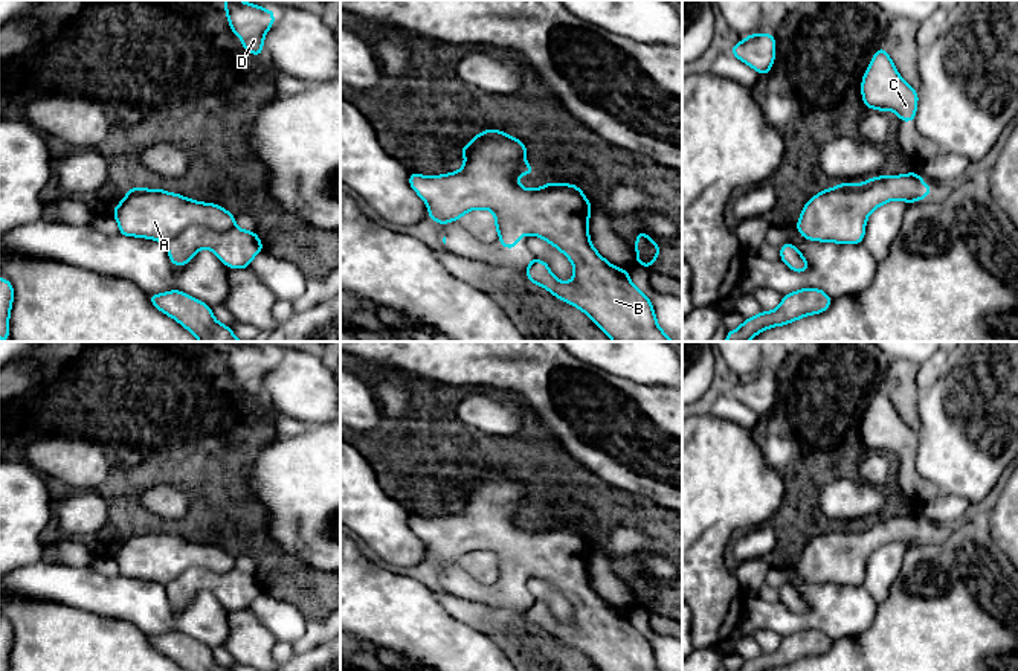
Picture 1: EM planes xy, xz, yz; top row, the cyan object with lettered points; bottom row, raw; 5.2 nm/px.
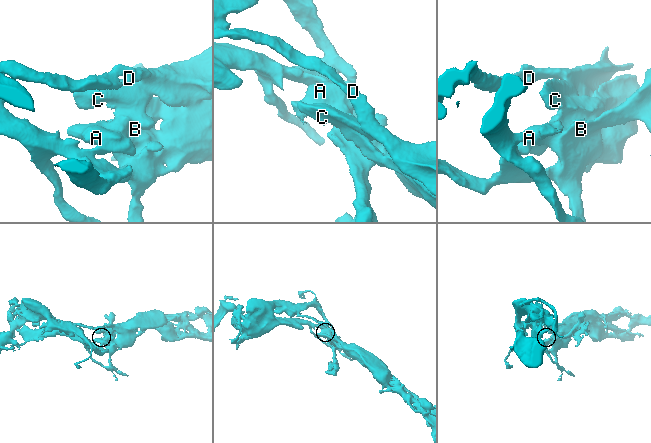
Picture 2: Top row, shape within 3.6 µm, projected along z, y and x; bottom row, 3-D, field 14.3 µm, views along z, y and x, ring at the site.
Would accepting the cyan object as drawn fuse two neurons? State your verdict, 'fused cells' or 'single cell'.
single cell

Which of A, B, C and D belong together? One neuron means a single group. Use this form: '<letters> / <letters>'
A B C D

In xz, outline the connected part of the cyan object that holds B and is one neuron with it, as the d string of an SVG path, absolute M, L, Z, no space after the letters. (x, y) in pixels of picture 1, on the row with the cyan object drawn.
M484 130L459 151L466 162L456 172L433 177L409 172L408 181L424 200L429 220L446 226L461 220L469 210L488 209L495 214L496 232L504 249L514 249L520 236L534 235L559 249L574 265L574 279L563 282L554 278L545 261L528 259L530 282L586 313L614 342L673 342L659 328L649 296L632 284L626 270L612 265L594 249L588 229L592 206L577 185L546 181L543 188L522 188L516 178L536 174L536 168L525 162L525 143L501 130Z

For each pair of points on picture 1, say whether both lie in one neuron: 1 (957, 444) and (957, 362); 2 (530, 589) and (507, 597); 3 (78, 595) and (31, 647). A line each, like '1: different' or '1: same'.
1: same
2: different
3: different

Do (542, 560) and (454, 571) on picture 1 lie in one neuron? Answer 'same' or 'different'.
same

